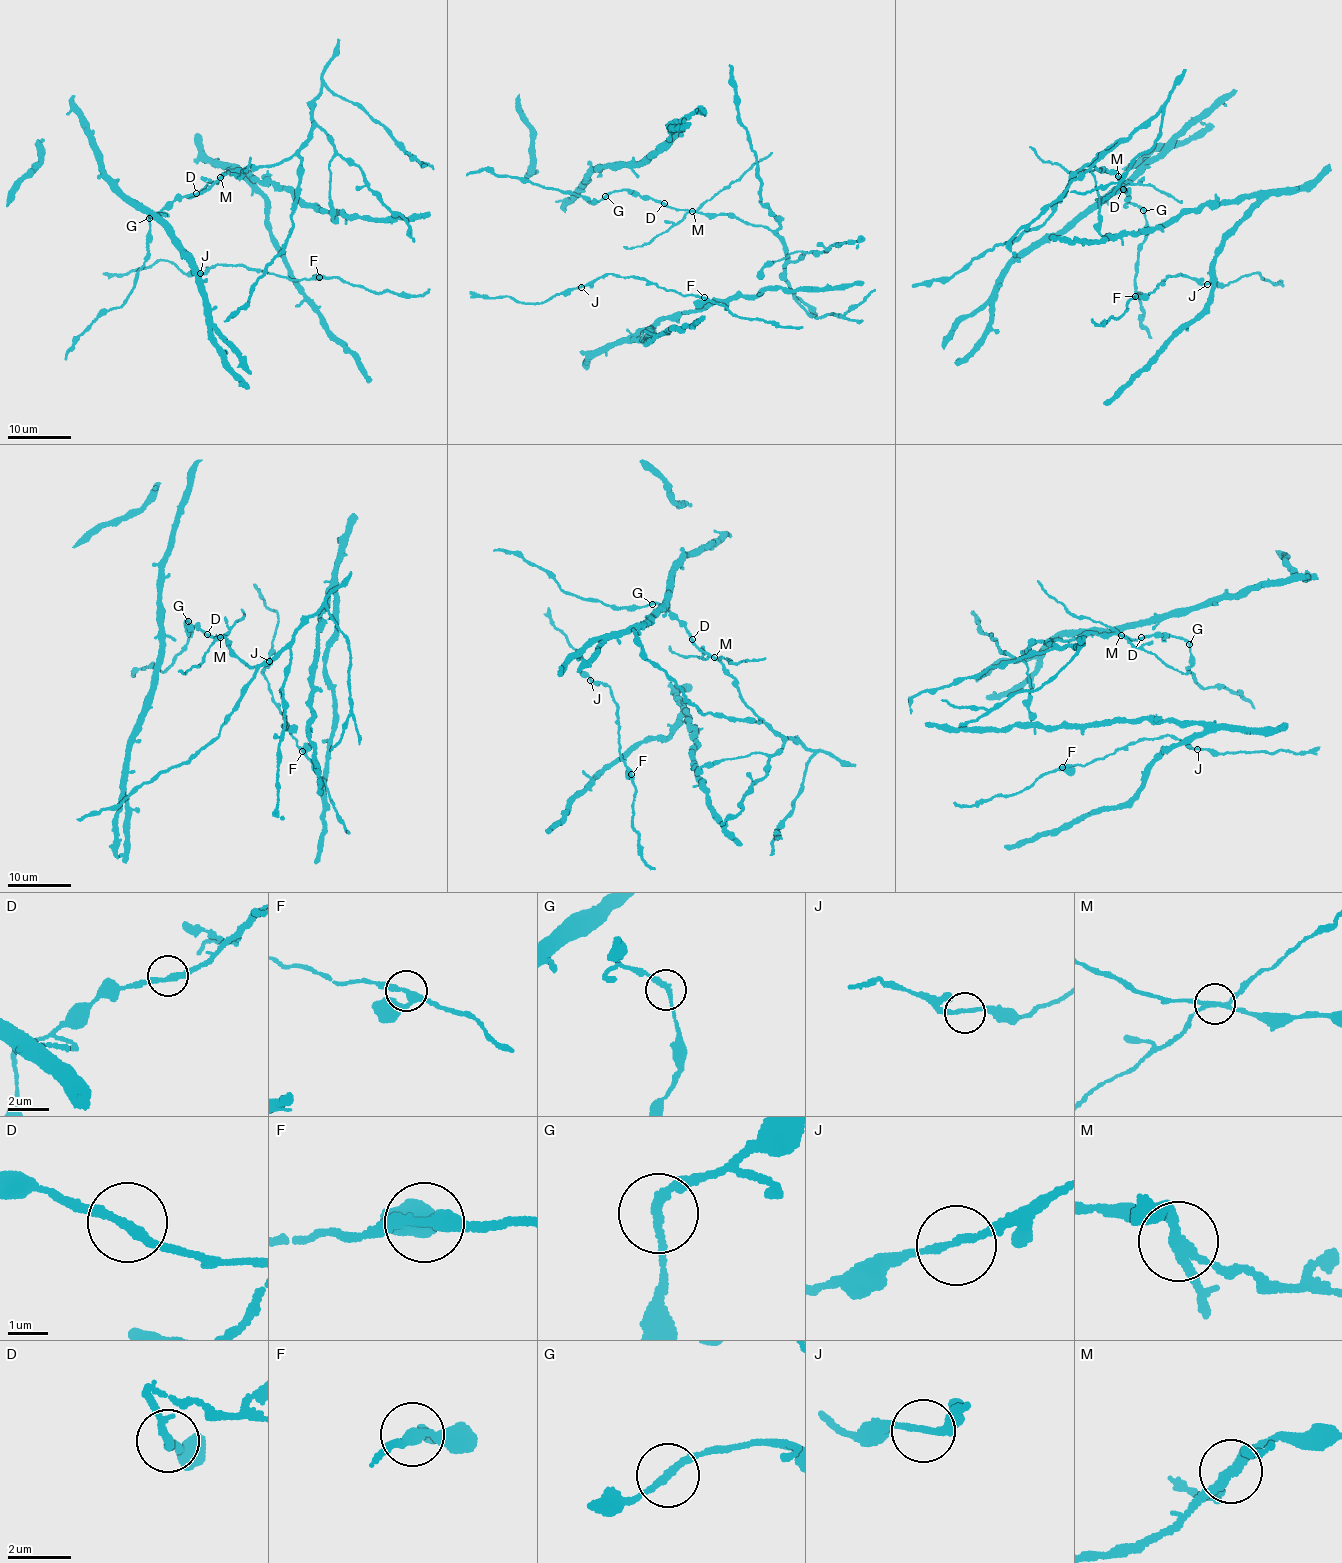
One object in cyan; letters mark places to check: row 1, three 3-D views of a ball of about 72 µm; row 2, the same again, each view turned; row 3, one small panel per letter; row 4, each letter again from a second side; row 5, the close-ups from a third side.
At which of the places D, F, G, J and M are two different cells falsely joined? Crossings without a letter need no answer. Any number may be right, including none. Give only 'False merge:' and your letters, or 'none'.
False merge: M

